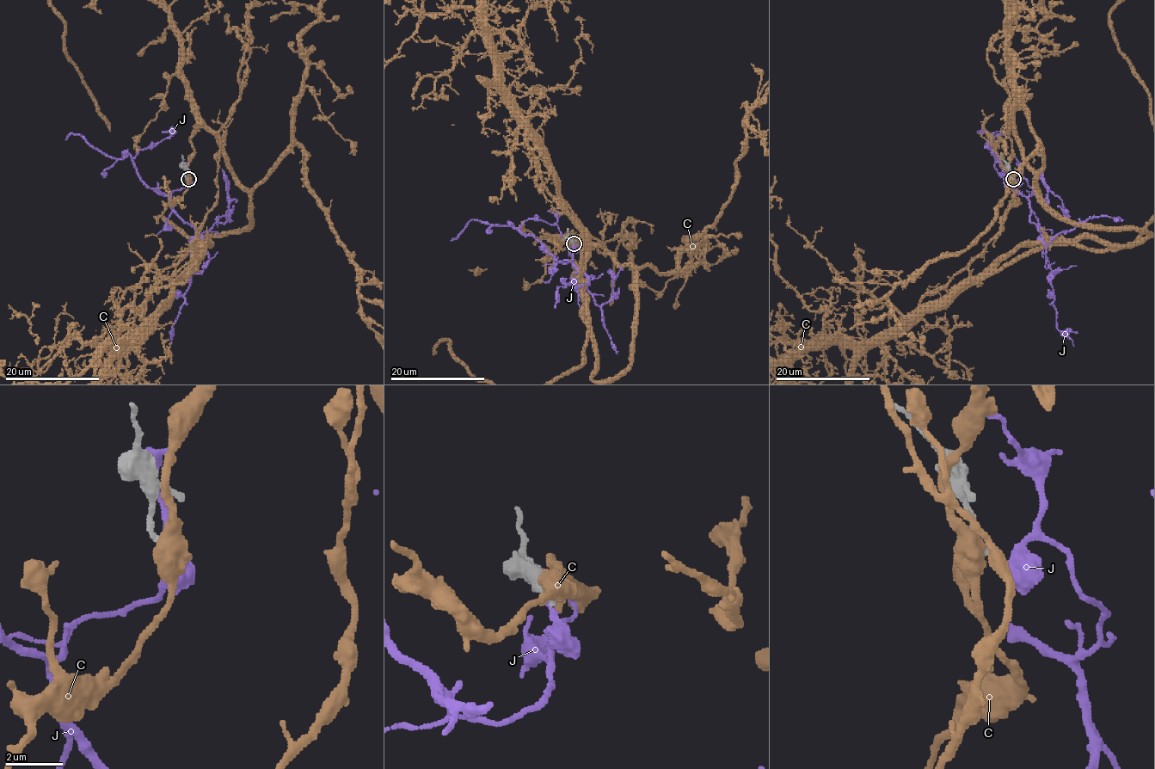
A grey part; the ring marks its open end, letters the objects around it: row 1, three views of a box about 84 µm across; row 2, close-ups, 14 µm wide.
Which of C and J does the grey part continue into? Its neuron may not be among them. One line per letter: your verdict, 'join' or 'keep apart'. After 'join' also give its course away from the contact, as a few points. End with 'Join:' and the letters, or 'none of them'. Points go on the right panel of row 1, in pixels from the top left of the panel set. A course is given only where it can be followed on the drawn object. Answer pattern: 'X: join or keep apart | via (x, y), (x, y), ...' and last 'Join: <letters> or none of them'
C: keep apart
J: keep apart
Join: none of them

